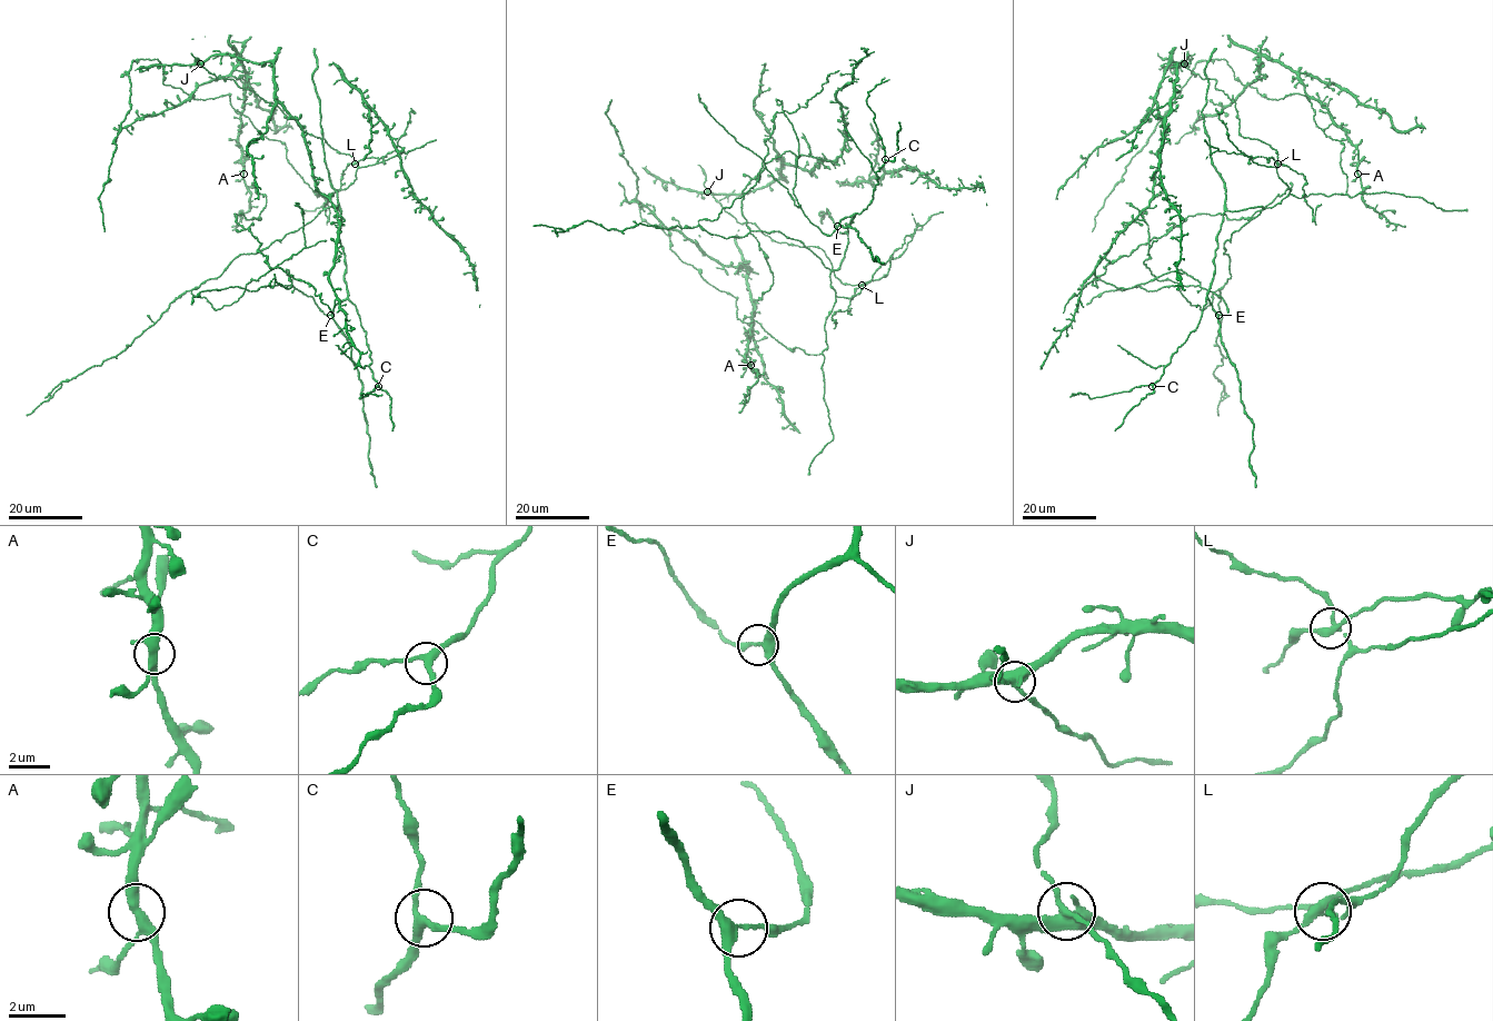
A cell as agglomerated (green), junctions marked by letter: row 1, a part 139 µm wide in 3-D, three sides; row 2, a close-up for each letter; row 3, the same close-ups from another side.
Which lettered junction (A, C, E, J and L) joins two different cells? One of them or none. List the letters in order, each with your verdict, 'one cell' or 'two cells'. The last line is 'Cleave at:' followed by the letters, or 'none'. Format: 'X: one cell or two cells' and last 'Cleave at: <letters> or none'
A: one cell
C: one cell
E: one cell
J: one cell
L: two cells
Cleave at: L

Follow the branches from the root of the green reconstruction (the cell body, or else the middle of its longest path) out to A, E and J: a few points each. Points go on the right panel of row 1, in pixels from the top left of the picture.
A: (1276, 168), (1300, 198), (1346, 191), (1344, 145), (1316, 125), (1313, 116), (1322, 111), (1355, 147), (1357, 174)
E: (1276, 168), (1291, 189), (1281, 202), (1270, 208), (1226, 210), (1223, 215), (1207, 294), (1218, 315)
J: (1276, 168), (1275, 150), (1240, 134), (1235, 103), (1214, 87), (1216, 80), (1203, 79), (1183, 65)

